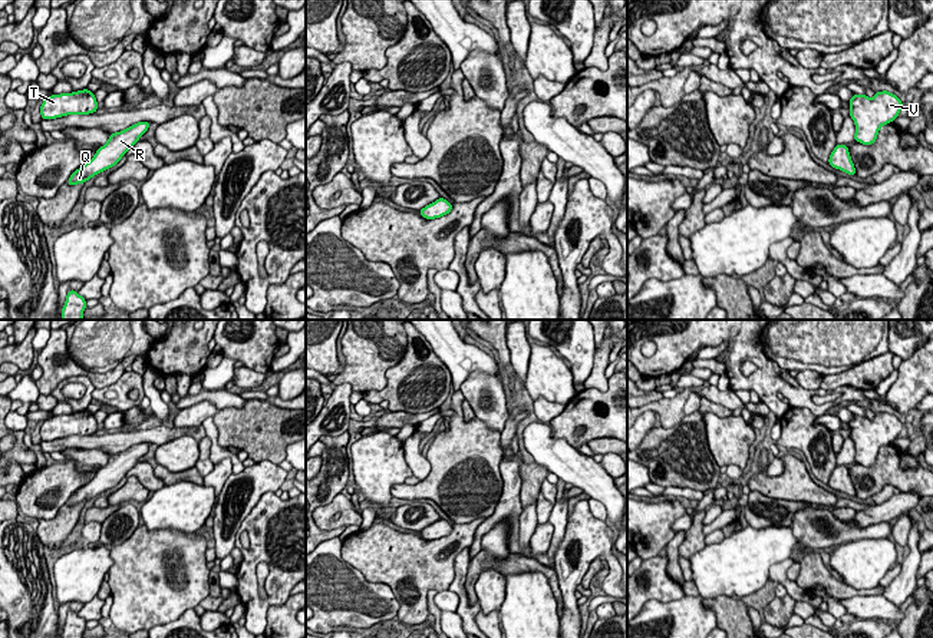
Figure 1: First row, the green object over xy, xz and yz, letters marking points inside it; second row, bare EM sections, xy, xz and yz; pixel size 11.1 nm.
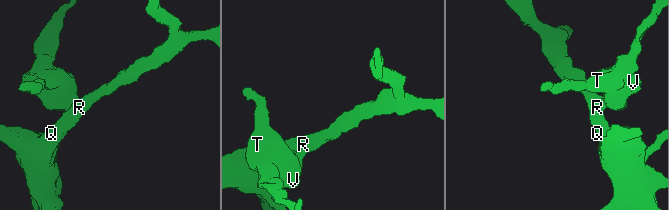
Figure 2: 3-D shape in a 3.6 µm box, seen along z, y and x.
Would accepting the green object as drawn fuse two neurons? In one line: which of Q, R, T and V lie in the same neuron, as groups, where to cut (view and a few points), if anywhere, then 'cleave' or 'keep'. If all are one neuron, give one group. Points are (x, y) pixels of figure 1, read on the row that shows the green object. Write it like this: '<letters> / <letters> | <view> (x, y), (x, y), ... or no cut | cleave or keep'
Q R T V | no cut | keep

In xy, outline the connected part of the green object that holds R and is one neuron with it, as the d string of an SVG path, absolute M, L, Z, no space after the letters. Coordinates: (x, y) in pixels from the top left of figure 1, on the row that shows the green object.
M138 122L125 130L109 135L108 142L96 151L95 156L88 163L82 165L70 175L67 184L70 186L85 184L95 175L115 166L121 158L125 156L128 149L148 130L149 125L151 122Z

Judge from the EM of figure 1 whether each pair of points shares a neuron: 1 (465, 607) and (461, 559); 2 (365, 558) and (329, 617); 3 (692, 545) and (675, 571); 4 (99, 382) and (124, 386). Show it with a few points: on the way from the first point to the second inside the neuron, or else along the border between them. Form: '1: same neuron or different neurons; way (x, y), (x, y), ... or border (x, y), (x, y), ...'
1: same neuron; way (462, 595), (460, 591), (460, 571)
2: different neurons; border (343, 559), (368, 581), (385, 582), (388, 585)
3: different neurons; border (686, 532), (679, 546), (679, 555)
4: different neurons; border (125, 372), (114, 383), (95, 389)

